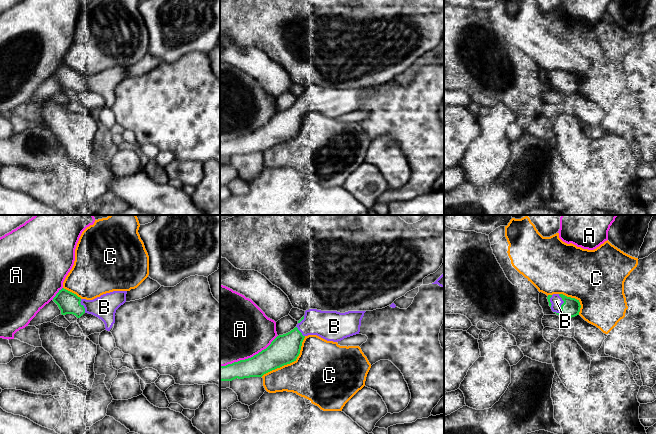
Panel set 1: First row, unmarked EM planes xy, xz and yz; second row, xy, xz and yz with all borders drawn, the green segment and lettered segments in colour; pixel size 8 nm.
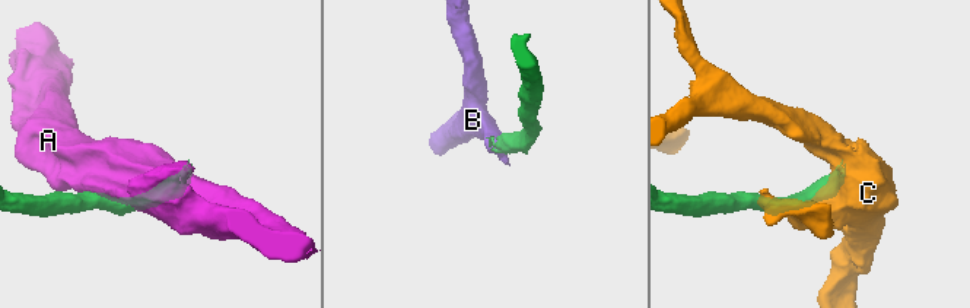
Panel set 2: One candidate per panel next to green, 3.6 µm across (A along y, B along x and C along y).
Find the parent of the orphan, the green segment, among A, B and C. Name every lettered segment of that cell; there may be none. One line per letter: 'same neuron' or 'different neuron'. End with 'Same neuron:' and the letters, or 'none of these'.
A: different neuron
B: same neuron
C: different neuron
Same neuron: B

